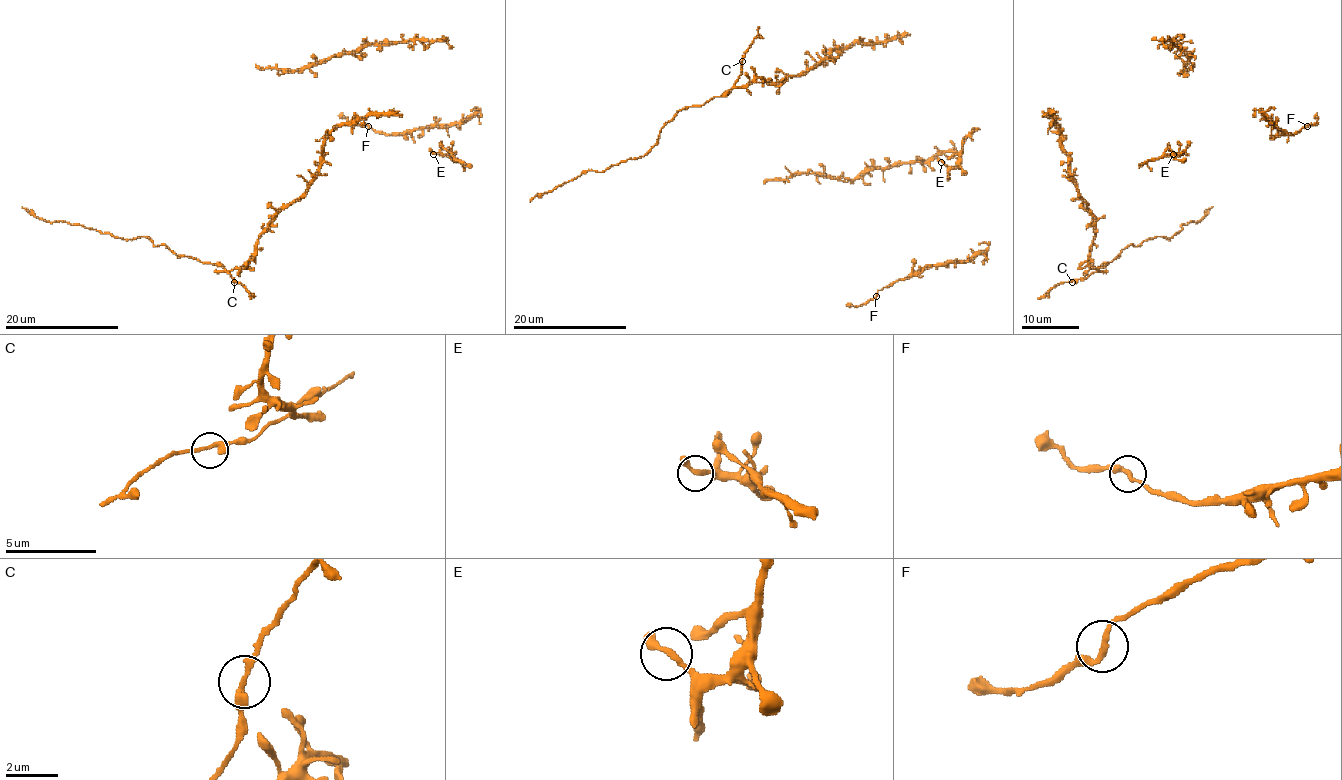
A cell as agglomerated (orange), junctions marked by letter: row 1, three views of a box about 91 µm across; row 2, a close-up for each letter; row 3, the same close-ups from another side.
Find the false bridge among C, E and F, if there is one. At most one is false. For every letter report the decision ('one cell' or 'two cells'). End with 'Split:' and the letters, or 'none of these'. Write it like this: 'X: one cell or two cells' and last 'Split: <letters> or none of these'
C: one cell
E: one cell
F: one cell
Split: none of these

